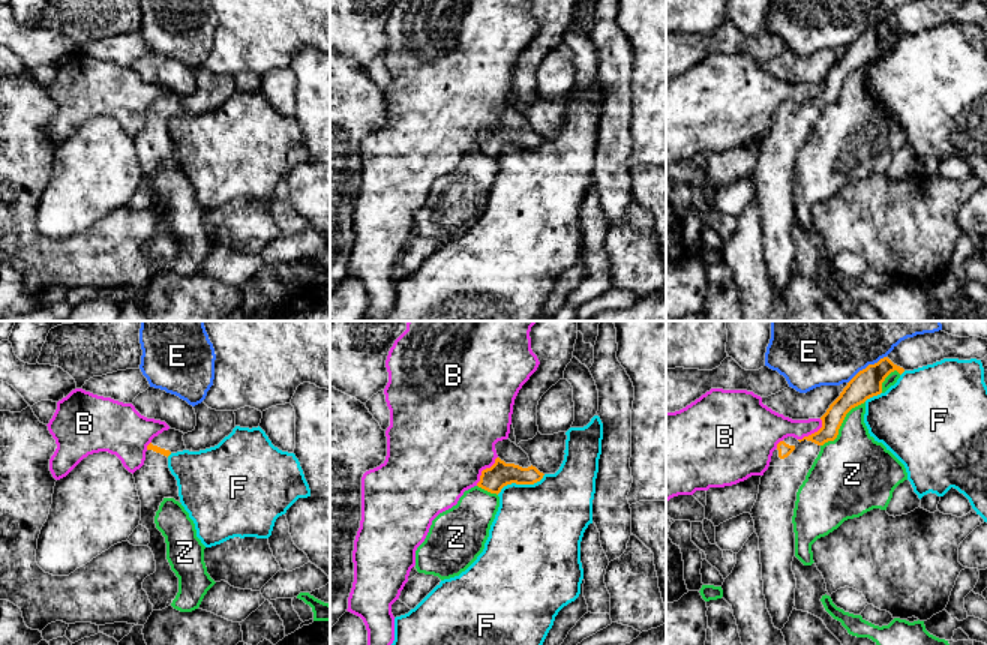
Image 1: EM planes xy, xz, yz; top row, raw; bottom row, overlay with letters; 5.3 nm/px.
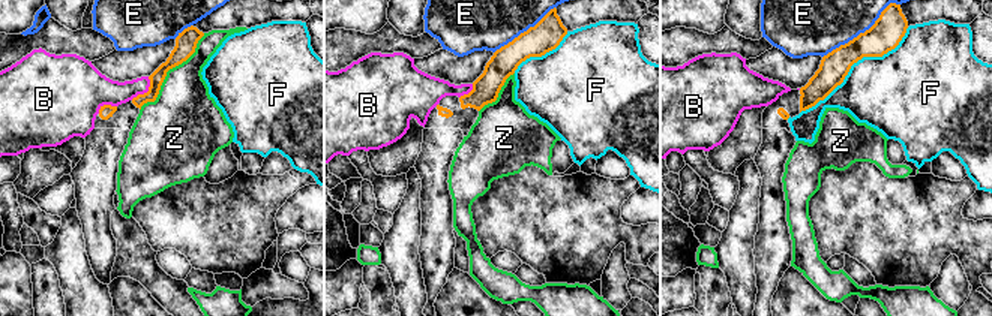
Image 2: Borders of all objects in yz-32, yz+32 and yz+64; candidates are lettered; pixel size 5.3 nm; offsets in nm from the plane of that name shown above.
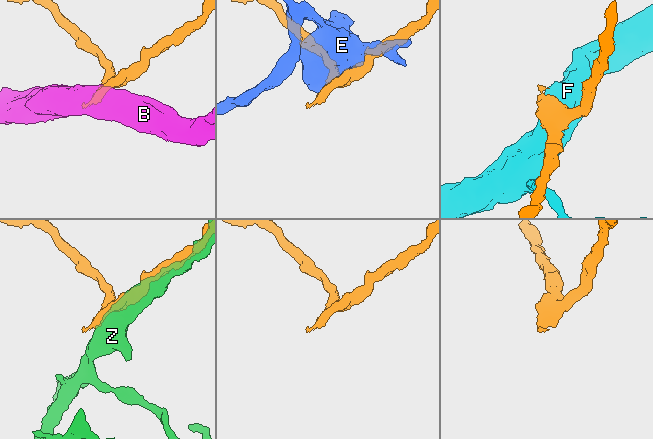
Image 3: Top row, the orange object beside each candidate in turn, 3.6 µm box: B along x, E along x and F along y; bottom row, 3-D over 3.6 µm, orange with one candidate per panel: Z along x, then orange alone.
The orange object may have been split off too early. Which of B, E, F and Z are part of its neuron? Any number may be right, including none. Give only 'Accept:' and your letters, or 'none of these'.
Accept: none of these

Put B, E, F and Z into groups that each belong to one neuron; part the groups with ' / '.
B / E / F / Z

